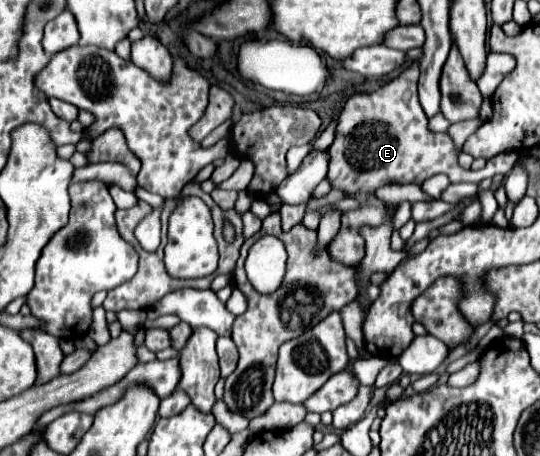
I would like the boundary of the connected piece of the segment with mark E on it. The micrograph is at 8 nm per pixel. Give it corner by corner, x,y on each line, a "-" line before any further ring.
411,65
397,79
387,83
383,89
369,95
353,95
337,121
335,139
329,153
327,181
331,189
343,191
347,197
359,201
359,207
341,215
341,227
331,239
327,251
333,261
343,261
343,265
357,265
365,257
365,239
361,237
361,227
379,227
397,209
397,203
387,203
375,195
379,187
417,183
437,173
445,173
451,183
479,183
495,175
505,175
507,171
465,171
457,165
457,153
453,141
447,133
431,133
427,129
427,117
417,99
417,79
419,67

